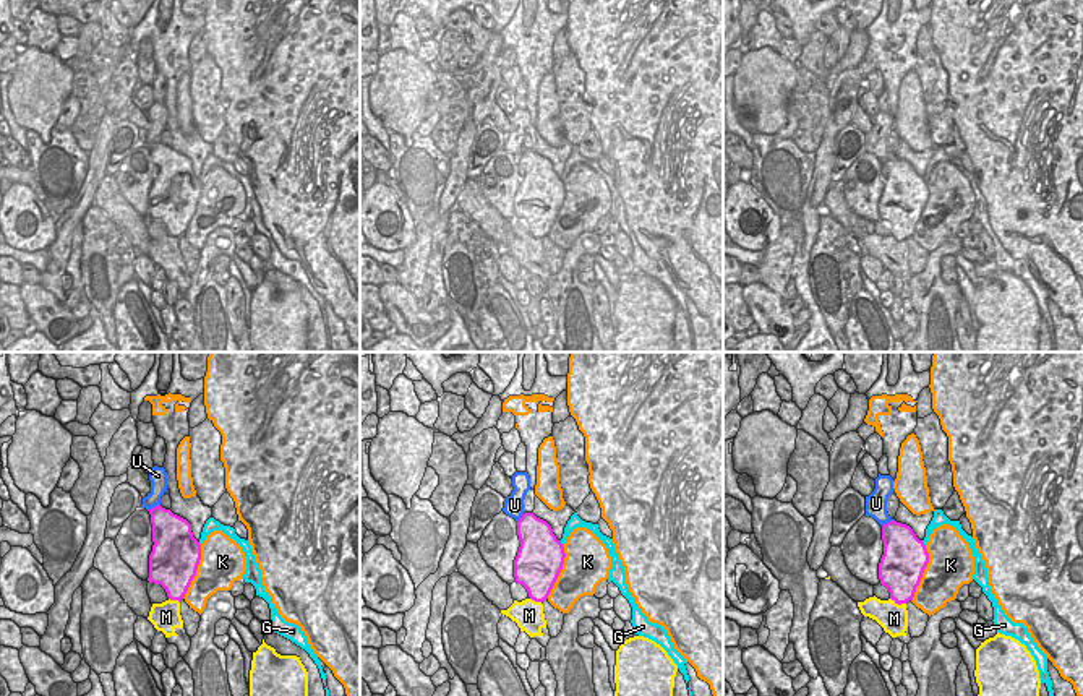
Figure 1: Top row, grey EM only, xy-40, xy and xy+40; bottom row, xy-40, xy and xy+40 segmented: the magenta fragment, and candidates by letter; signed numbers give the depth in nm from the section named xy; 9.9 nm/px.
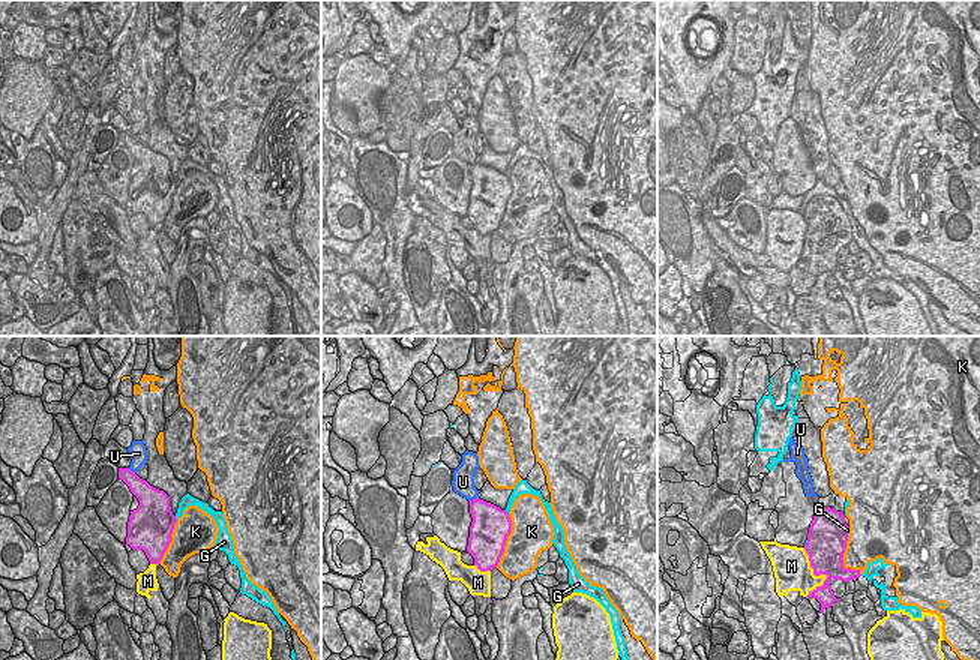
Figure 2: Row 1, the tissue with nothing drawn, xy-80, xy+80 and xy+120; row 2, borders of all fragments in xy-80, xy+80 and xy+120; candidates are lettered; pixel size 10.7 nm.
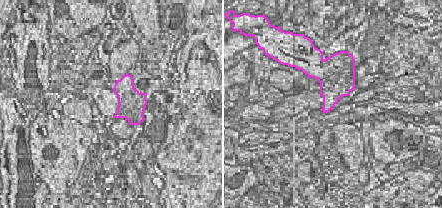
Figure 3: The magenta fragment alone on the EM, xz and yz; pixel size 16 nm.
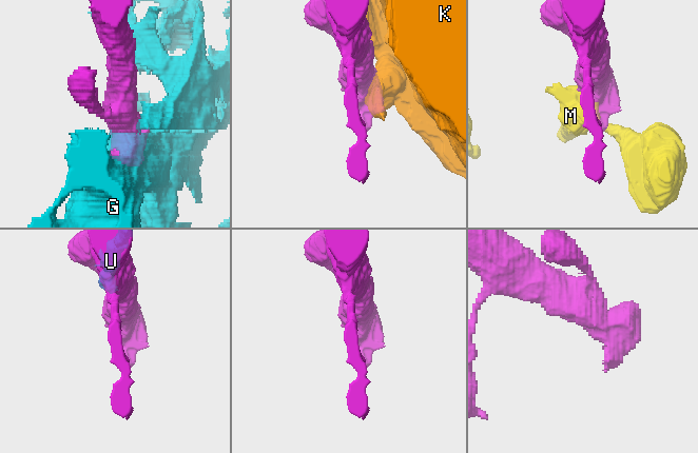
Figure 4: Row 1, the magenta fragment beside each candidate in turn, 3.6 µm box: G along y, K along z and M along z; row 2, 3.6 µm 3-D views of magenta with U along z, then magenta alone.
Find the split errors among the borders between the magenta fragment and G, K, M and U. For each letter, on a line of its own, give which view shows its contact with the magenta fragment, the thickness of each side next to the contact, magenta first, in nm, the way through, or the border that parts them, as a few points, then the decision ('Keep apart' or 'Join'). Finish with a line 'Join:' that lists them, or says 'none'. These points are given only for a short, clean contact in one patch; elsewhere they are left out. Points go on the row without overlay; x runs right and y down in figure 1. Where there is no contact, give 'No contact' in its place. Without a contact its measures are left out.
G: Touches magenta in xy+40. Thickness 460 nm (magenta) against 90 nm. Keep apart
K: Touches magenta in xy+40. Thickness 460 nm (magenta) against 420 nm. Keep apart
M: Touches magenta in xy+40. Thickness 320 nm (magenta) against 280 nm. Join
U: Touches magenta in xy-40. Thickness 320 nm (magenta) against 160 nm. Keep apart
Join: M

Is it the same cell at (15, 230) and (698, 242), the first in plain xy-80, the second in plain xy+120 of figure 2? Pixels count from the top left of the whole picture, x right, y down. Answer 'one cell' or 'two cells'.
two cells

